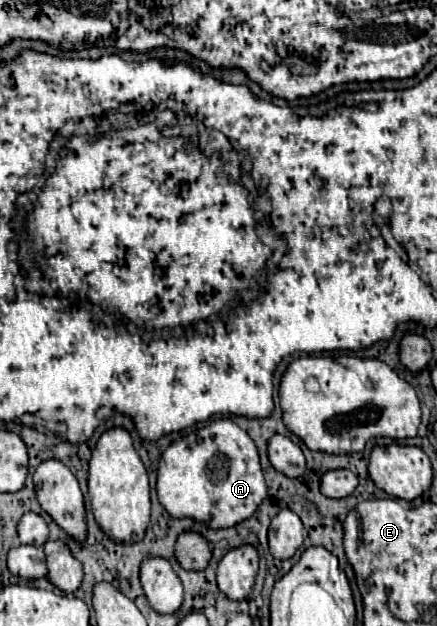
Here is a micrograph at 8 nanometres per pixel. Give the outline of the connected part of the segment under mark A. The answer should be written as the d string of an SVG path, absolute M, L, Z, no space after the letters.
M215 419L207 427L175 439L159 459L157 495L159 503L169 511L171 517L191 517L195 521L207 523L213 529L231 527L243 519L249 519L267 495L267 485L253 439L231 419Z

